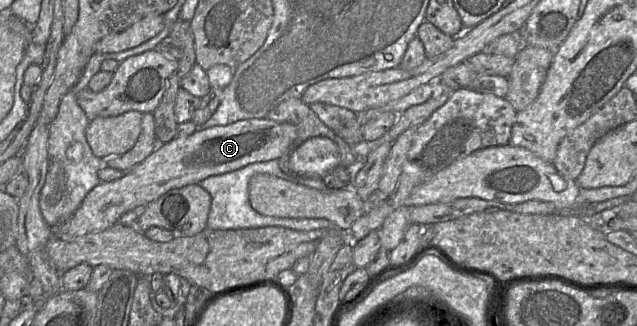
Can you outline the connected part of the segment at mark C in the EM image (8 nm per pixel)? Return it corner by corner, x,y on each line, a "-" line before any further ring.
267,117
250,118
224,126
198,129
189,136
175,137
168,143
158,144
156,149
141,163
134,166
117,180
100,182
84,198
74,214
64,222
52,228
57,237
72,240
91,232
98,232
118,223
121,217
138,206
147,206
166,192
189,184
198,184
201,180
218,174
240,169
254,162
279,159
288,149
294,149
296,127
286,122
277,122

